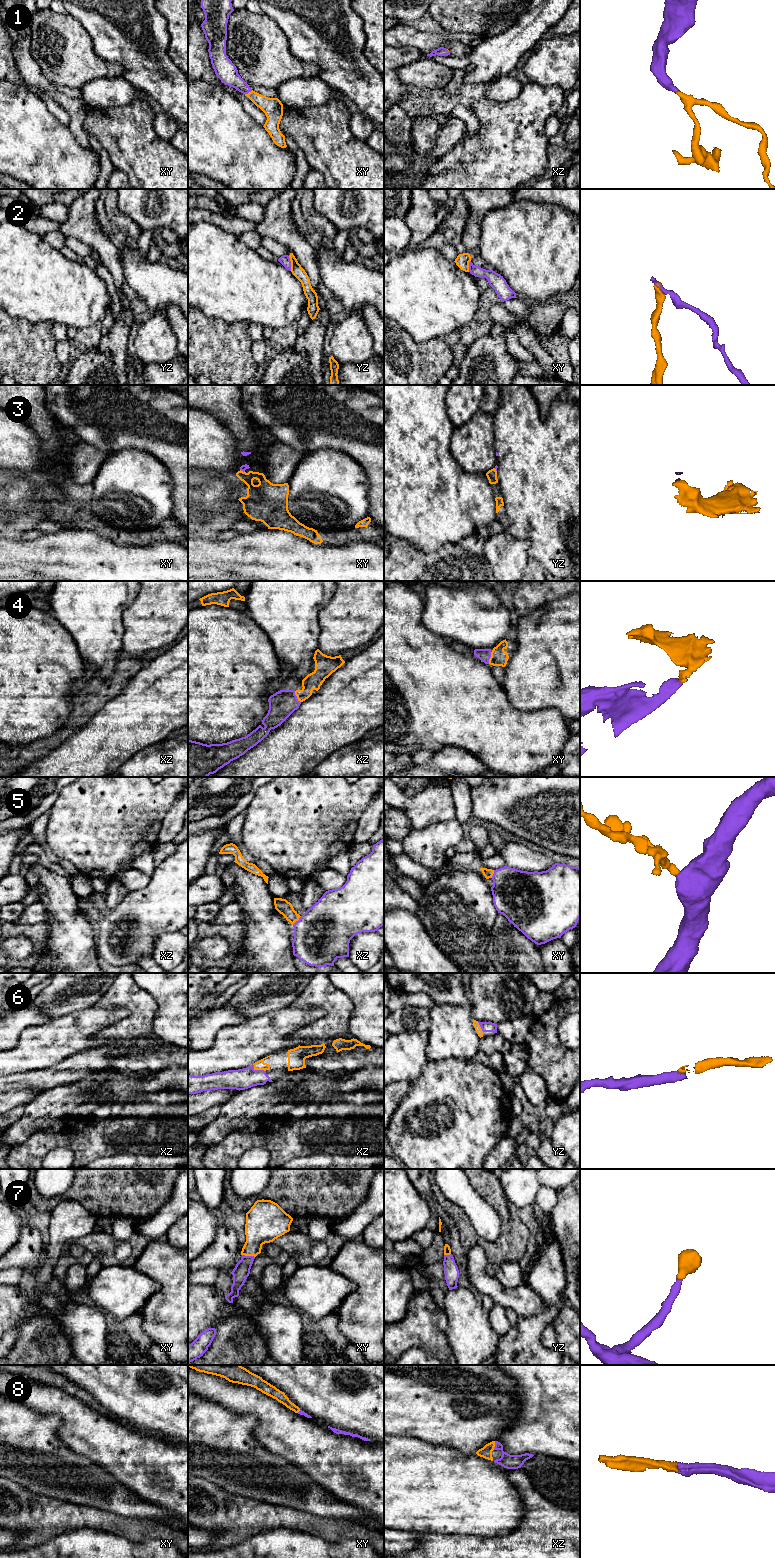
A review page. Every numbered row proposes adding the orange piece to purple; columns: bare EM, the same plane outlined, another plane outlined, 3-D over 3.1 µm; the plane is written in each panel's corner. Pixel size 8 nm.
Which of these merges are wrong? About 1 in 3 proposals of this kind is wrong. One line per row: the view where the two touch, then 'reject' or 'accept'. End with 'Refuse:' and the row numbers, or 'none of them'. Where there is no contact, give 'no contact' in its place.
1: xy | accept
2: yz | reject
3: xy | reject
4: xz | accept
5: xz | accept
6: xz | accept
7: xy | accept
8: xz | accept
Refuse: 2, 3

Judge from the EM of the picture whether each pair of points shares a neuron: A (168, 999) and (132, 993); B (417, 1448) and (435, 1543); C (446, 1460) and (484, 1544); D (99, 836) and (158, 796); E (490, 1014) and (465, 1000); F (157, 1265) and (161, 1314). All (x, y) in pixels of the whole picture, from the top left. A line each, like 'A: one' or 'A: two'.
A: two
B: two
C: two
D: one
E: two
F: one

